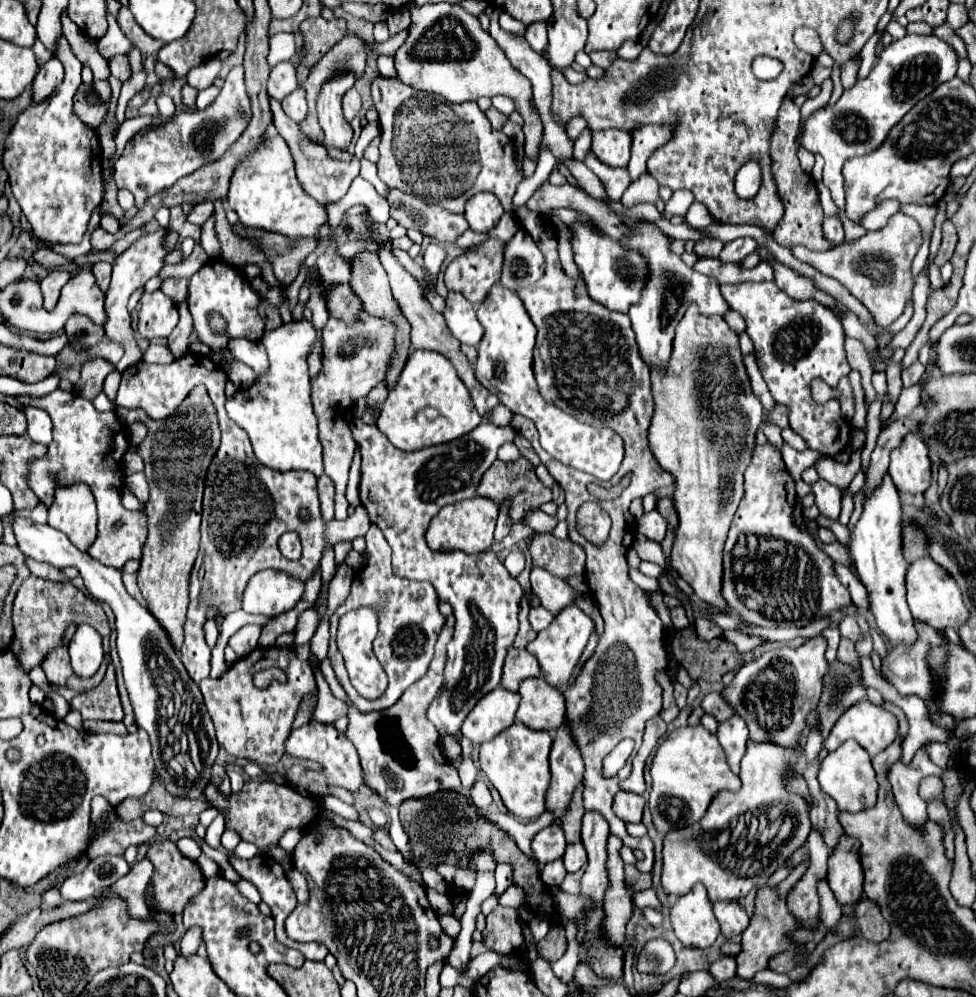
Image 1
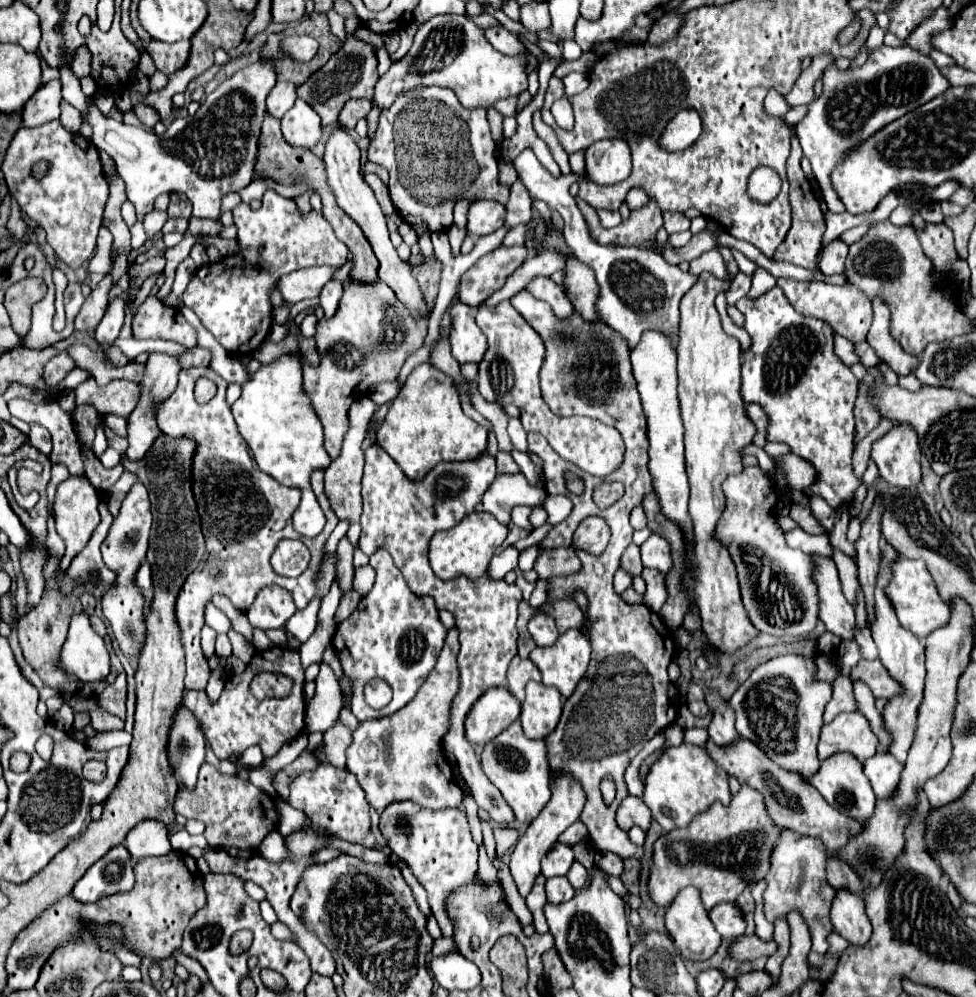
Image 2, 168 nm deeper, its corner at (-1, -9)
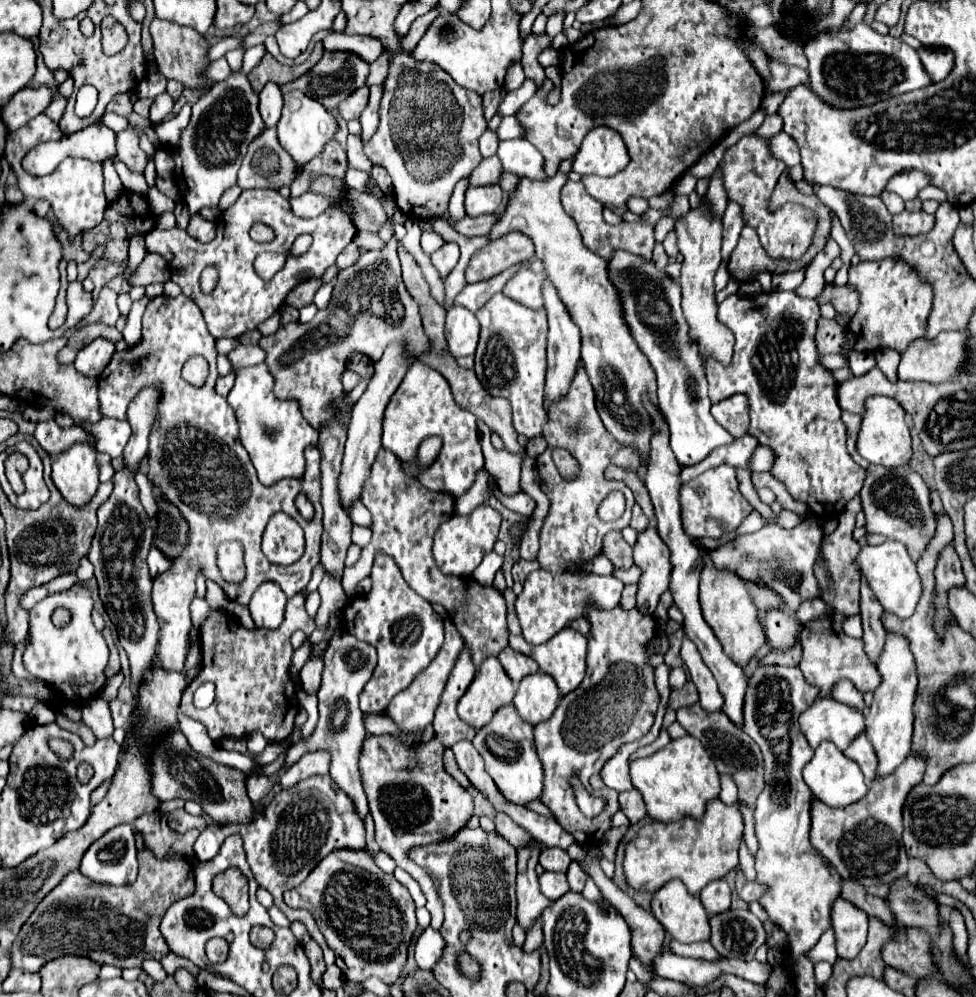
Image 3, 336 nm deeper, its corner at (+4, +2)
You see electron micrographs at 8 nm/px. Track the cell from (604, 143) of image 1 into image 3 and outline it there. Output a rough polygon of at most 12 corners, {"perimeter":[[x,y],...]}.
{"perimeter":[[593,128],[575,156],[581,176],[615,176],[629,164],[619,132]]}

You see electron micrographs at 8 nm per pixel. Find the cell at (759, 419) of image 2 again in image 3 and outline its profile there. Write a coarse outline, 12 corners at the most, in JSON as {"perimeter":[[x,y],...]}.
{"perimeter":[[745,394],[711,406],[713,418],[733,436],[749,428]]}

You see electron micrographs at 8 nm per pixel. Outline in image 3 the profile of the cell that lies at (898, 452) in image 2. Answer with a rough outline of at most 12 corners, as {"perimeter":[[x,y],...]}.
{"perimeter":[[893,398],[867,400],[859,454],[885,468],[911,460],[905,412]]}

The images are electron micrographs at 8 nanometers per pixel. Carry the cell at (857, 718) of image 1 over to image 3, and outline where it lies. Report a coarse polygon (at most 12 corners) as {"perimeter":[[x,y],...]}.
{"perimeter":[[831,698],[799,716],[811,748],[845,750],[865,732],[865,712]]}

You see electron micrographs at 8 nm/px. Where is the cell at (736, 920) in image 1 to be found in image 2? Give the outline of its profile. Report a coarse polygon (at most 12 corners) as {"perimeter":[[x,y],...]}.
{"perimeter":[[718,903],[710,919],[724,939],[736,939],[746,921],[736,903]]}

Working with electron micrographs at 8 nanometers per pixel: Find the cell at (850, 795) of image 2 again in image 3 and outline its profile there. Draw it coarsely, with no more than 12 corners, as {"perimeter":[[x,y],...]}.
{"perimeter":[[825,740],[803,768],[815,798],[847,808],[865,798],[859,766]]}

